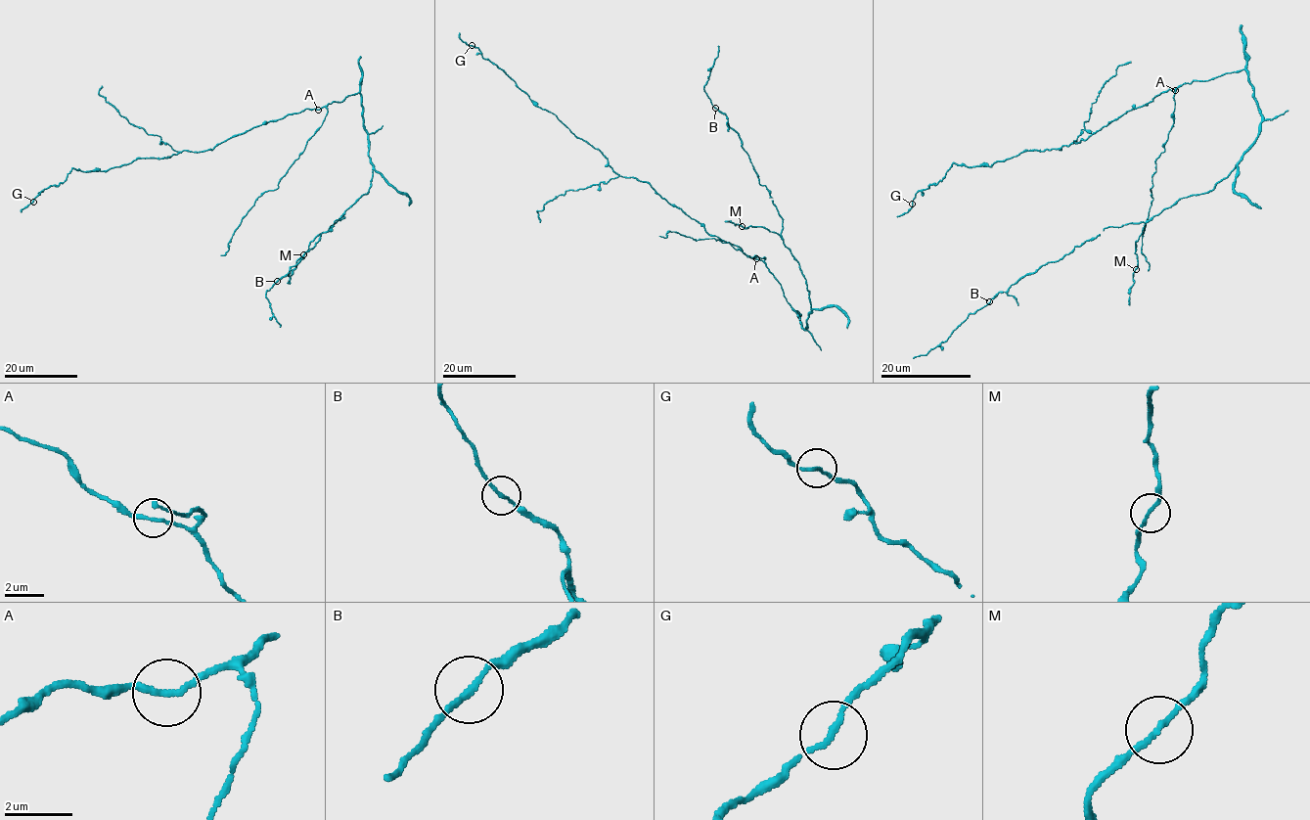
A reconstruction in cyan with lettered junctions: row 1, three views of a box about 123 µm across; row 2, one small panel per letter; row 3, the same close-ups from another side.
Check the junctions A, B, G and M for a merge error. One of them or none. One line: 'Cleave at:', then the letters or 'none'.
Cleave at: B

